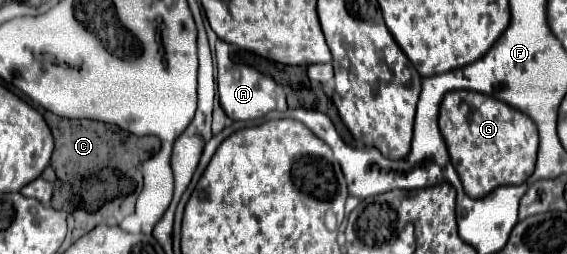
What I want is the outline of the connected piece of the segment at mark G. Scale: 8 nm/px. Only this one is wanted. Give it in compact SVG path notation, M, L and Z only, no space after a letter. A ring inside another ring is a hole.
M449 91L441 101L439 129L469 197L485 197L501 185L521 185L533 173L539 143L537 127L525 113L495 97L477 91Z

